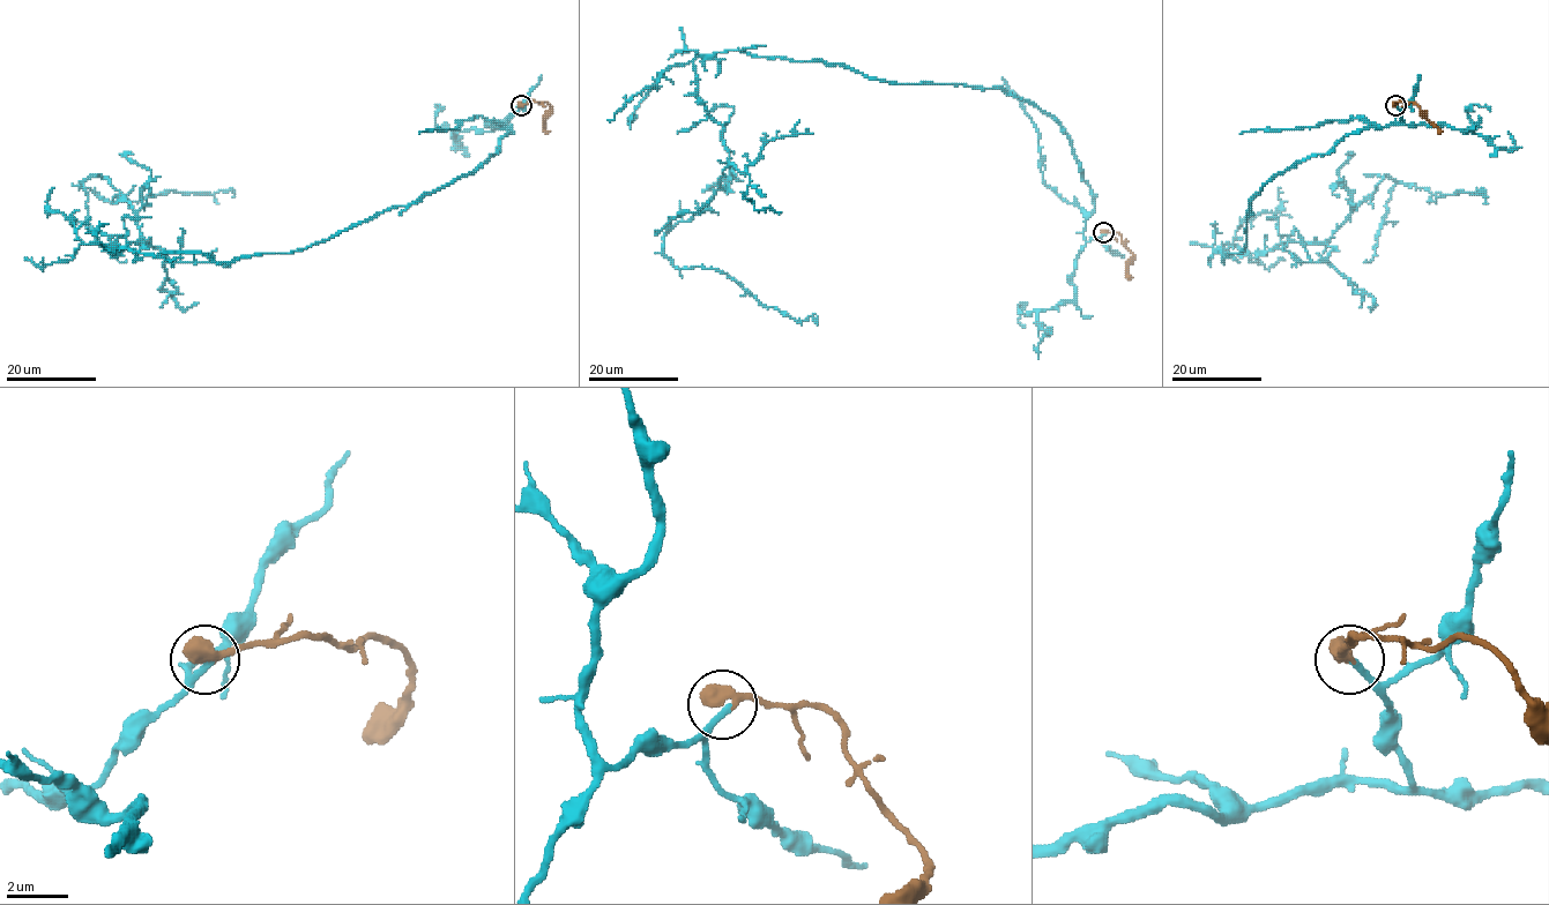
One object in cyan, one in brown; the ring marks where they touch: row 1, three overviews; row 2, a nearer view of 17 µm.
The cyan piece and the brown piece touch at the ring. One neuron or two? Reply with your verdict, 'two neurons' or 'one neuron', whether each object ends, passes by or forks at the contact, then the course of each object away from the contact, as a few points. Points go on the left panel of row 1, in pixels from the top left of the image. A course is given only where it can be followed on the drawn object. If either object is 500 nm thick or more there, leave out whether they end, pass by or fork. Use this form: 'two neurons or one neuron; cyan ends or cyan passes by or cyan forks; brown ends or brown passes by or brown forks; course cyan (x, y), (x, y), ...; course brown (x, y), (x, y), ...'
one neuron; course cyan (521, 106), (470, 173), (284, 252), (113, 256), (146, 242), (135, 211), (106, 178), (79, 185), (233, 197); course brown (521, 106), (535, 103), (550, 106), (544, 122), (546, 134)

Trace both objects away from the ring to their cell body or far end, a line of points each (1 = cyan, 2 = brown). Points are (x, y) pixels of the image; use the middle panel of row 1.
1: (1104, 233), (1085, 240), (1093, 194), (1064, 129), (1003, 89), (699, 54), (729, 163), (662, 252), (817, 324)
2: (1104, 233), (1117, 233), (1133, 254), (1126, 269), (1130, 278)

